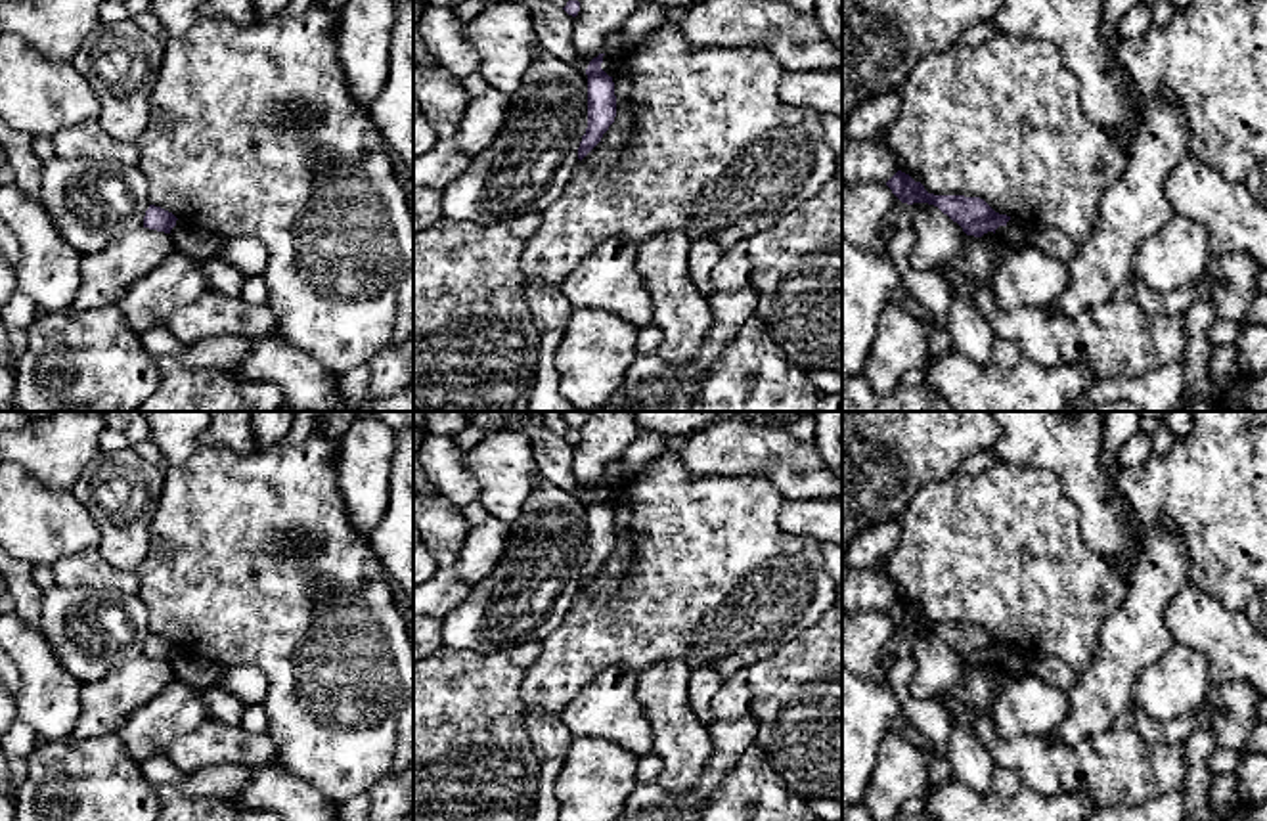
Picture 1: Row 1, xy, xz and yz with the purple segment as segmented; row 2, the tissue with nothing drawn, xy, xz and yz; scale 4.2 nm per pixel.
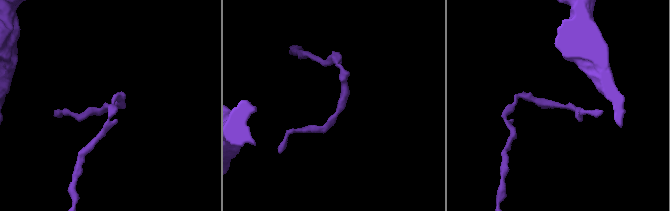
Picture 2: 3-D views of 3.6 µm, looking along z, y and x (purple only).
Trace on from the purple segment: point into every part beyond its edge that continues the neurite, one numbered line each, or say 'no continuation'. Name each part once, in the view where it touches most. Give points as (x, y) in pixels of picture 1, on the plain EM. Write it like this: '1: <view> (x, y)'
no continuation

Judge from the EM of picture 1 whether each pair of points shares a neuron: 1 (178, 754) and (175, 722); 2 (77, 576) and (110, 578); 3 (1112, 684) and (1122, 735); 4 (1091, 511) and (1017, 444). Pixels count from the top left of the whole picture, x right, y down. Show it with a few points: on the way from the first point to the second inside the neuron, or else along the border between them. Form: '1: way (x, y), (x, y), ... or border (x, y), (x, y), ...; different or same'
1: border (209, 716), (182, 733), (163, 753); different
2: way (85, 576), (102, 576); same
3: border (1132, 707), (1109, 728), (1080, 741); different
4: way (1089, 488), (1040, 443); same

